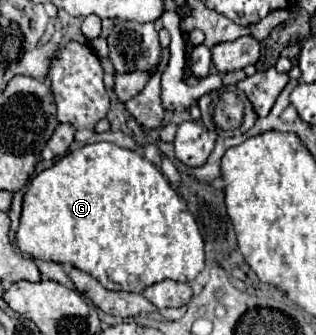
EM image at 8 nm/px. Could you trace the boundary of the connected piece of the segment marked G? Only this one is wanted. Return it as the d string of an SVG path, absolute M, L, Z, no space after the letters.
M94 143L74 149L30 181L22 203L16 243L22 253L34 259L70 263L90 273L110 291L142 293L164 279L190 283L204 269L204 239L186 201L178 197L148 159L114 143Z

